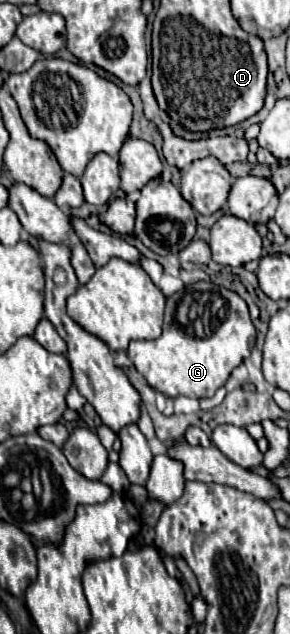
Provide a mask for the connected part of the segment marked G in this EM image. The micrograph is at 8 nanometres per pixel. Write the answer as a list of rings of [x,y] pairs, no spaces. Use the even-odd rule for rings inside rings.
[[[216,287],[218,293],[226,300],[226,318],[222,324],[204,338],[188,336],[184,328],[176,322],[176,302],[168,300],[168,310],[164,316],[164,332],[156,340],[136,340],[128,348],[128,358],[134,362],[136,370],[146,378],[146,382],[166,394],[166,396],[188,396],[188,398],[210,398],[218,388],[222,388],[230,372],[242,364],[250,354],[252,340],[256,330],[252,326],[246,302],[238,294],[224,287]]]

